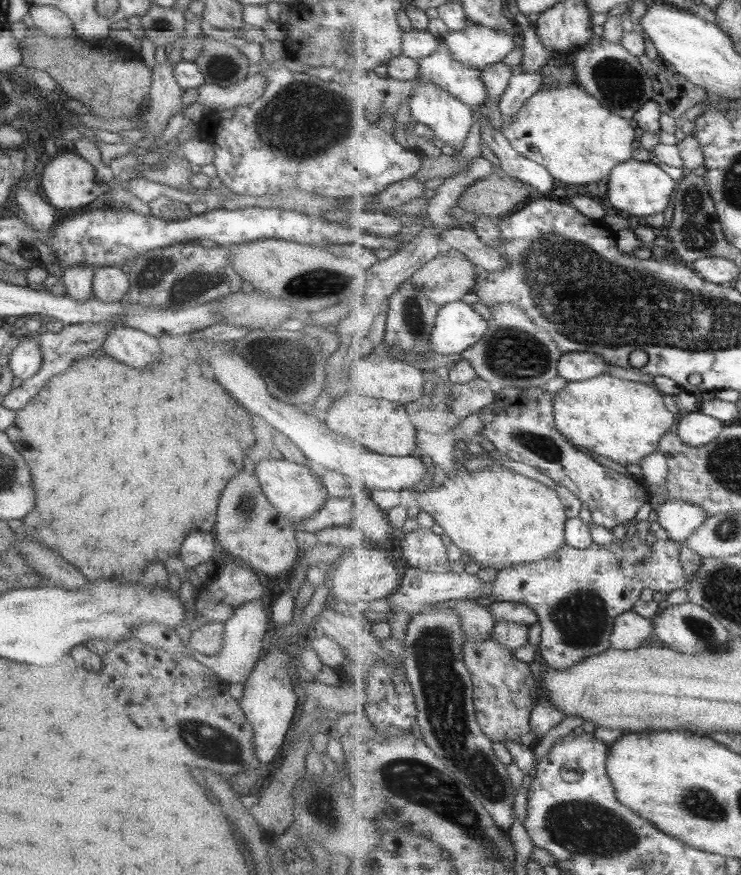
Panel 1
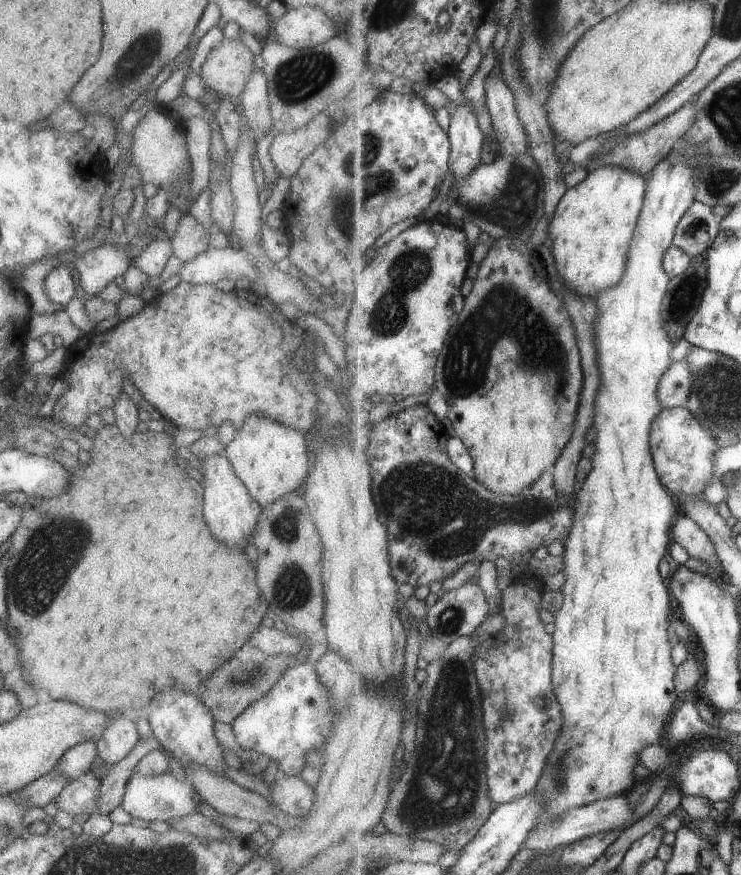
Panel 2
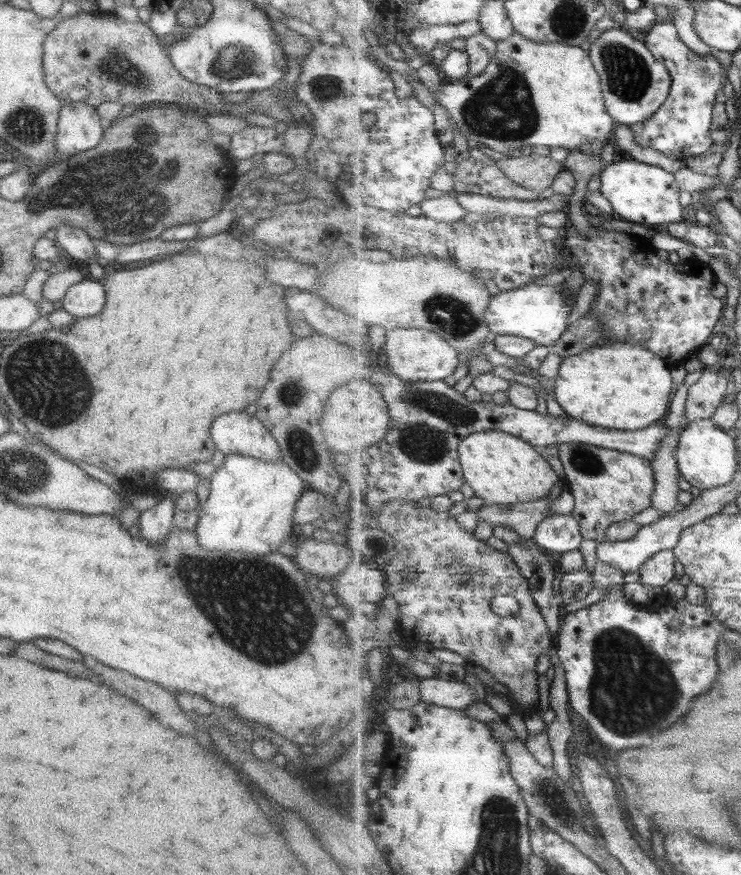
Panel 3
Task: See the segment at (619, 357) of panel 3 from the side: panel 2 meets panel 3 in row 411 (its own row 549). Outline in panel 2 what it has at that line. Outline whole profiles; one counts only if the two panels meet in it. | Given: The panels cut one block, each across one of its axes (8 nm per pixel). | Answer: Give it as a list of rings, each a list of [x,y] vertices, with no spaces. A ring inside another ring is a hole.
[[[671,150],[646,177],[648,189],[629,248],[628,269],[617,286],[601,290],[595,297],[601,312],[597,320],[597,341],[603,378],[595,402],[595,426],[599,434],[592,458],[595,468],[577,494],[575,522],[564,544],[567,582],[561,588],[562,605],[554,615],[552,680],[563,711],[563,726],[535,788],[537,802],[543,802],[545,808],[533,828],[559,818],[563,820],[573,808],[629,794],[637,782],[633,768],[640,762],[641,750],[655,742],[663,744],[659,738],[682,697],[675,690],[677,666],[671,658],[673,644],[669,642],[672,592],[659,570],[661,558],[668,554],[667,548],[673,543],[674,525],[682,512],[675,495],[661,482],[651,452],[651,433],[653,422],[666,409],[659,398],[660,382],[672,365],[671,352],[676,342],[669,338],[661,316],[663,296],[671,282],[664,258],[673,245],[677,224],[695,204],[699,188],[695,184],[695,168],[683,158],[681,150]]]

